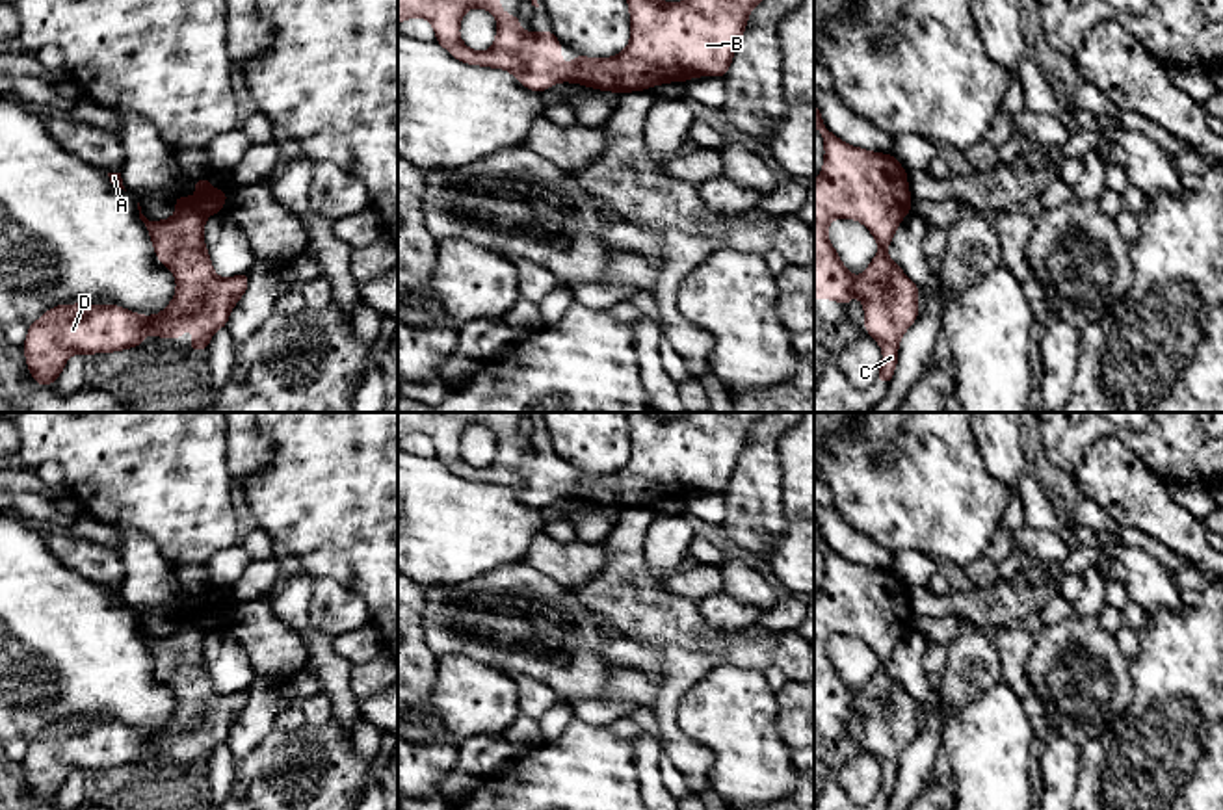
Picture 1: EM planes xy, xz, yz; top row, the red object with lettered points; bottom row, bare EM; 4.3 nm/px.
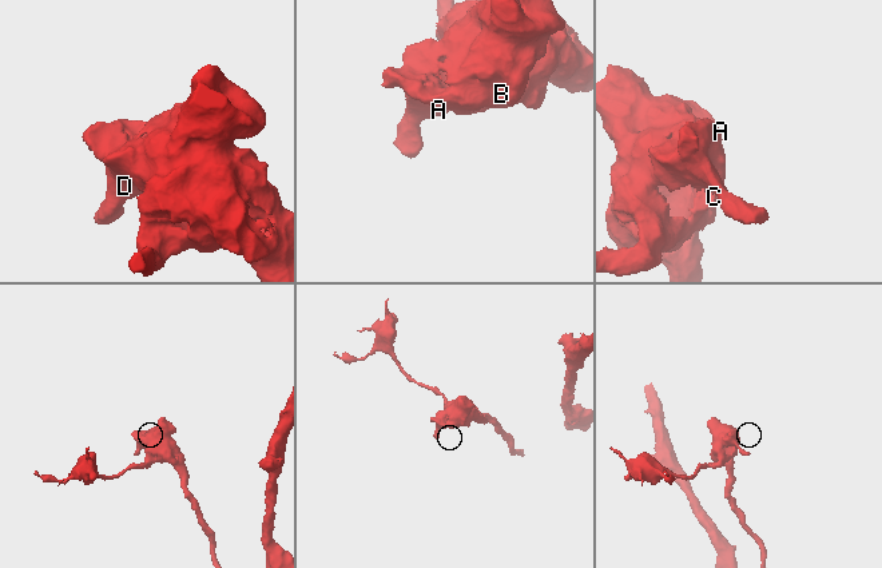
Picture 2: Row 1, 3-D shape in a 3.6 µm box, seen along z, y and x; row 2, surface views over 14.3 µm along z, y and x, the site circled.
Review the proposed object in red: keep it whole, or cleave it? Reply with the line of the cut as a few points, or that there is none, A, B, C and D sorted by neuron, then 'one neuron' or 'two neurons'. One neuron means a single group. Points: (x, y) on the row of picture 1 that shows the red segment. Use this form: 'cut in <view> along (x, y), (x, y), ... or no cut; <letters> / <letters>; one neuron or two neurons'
no cut; A B C D; one neuron

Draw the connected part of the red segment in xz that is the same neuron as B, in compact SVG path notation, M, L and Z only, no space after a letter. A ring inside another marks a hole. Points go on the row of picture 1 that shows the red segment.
M398 0L398 24L422 17L435 28L437 43L455 59L509 71L526 89L545 91L559 82L582 84L600 91L630 93L667 82L686 82L697 76L723 78L736 46L745 32L749 13L762 0L626 0L630 9L630 43L613 58L595 59L574 54L574 61L561 61L561 43L554 32L522 32L517 15L506 15L500 0ZM472 7L489 9L496 17L496 39L485 52L468 48L459 37L463 15Z

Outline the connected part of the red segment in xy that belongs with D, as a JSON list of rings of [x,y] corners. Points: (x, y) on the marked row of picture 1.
[[[208,175],[199,180],[191,180],[191,182],[199,189],[199,193],[195,197],[175,195],[177,214],[171,216],[169,219],[149,221],[141,214],[141,206],[138,202],[139,219],[145,223],[145,227],[149,230],[149,236],[152,240],[154,253],[156,253],[158,260],[167,269],[171,269],[177,279],[177,292],[175,292],[173,301],[156,316],[141,316],[141,314],[136,314],[128,308],[117,307],[117,305],[76,303],[76,305],[52,307],[37,321],[28,325],[28,336],[22,346],[22,351],[24,351],[24,357],[28,362],[28,370],[39,386],[50,386],[58,379],[58,375],[65,370],[67,359],[74,353],[93,355],[93,353],[112,353],[112,351],[121,351],[121,349],[128,349],[128,347],[139,347],[141,340],[152,333],[156,333],[164,340],[171,340],[171,338],[180,338],[186,329],[191,329],[197,333],[190,340],[190,349],[201,351],[201,349],[208,349],[210,338],[217,329],[227,327],[229,314],[230,314],[232,307],[245,294],[251,275],[238,273],[236,277],[221,279],[214,273],[212,260],[210,260],[210,255],[206,251],[204,238],[203,238],[204,221],[210,214],[223,212],[223,202],[227,201],[227,197],[230,193],[214,189],[208,184]]]

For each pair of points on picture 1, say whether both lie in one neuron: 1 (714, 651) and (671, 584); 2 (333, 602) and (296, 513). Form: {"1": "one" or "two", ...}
{"1": "two", "2": "two"}

